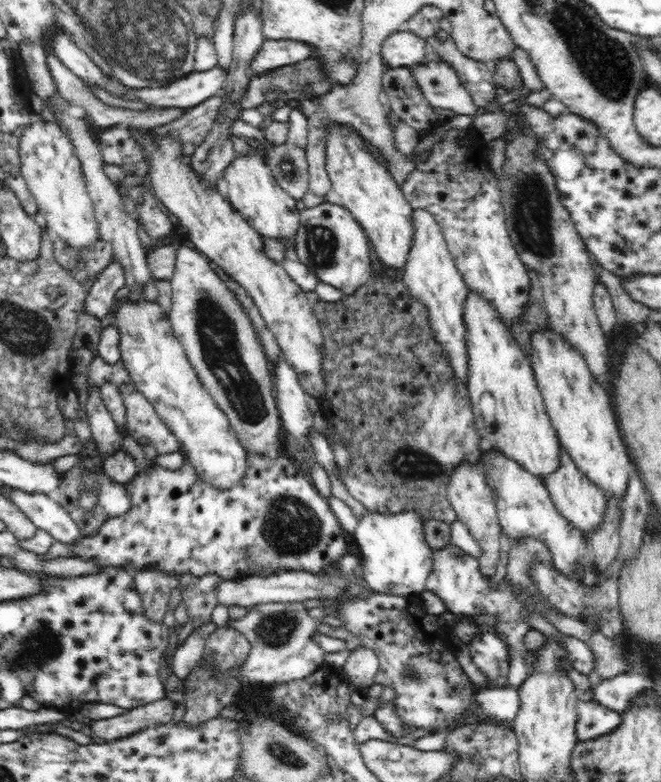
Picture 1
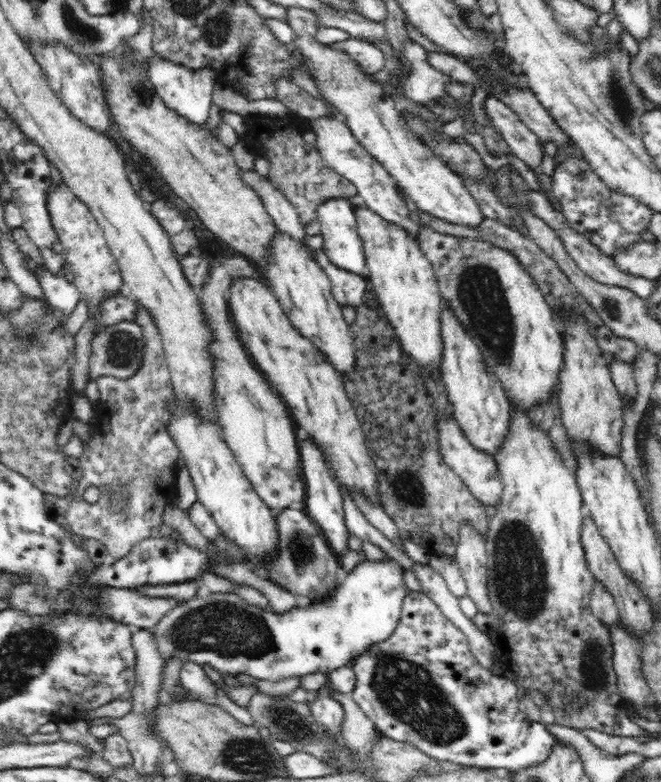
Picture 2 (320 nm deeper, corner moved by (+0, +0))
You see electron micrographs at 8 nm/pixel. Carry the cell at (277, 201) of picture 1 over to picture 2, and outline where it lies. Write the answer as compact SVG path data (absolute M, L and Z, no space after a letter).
M281 230L276 232L275 240L269 247L265 281L292 326L321 351L340 376L344 377L352 373L356 364L354 339L350 334L349 325L345 322L341 307L334 299L330 280L316 260L310 257L305 244L294 241Z

